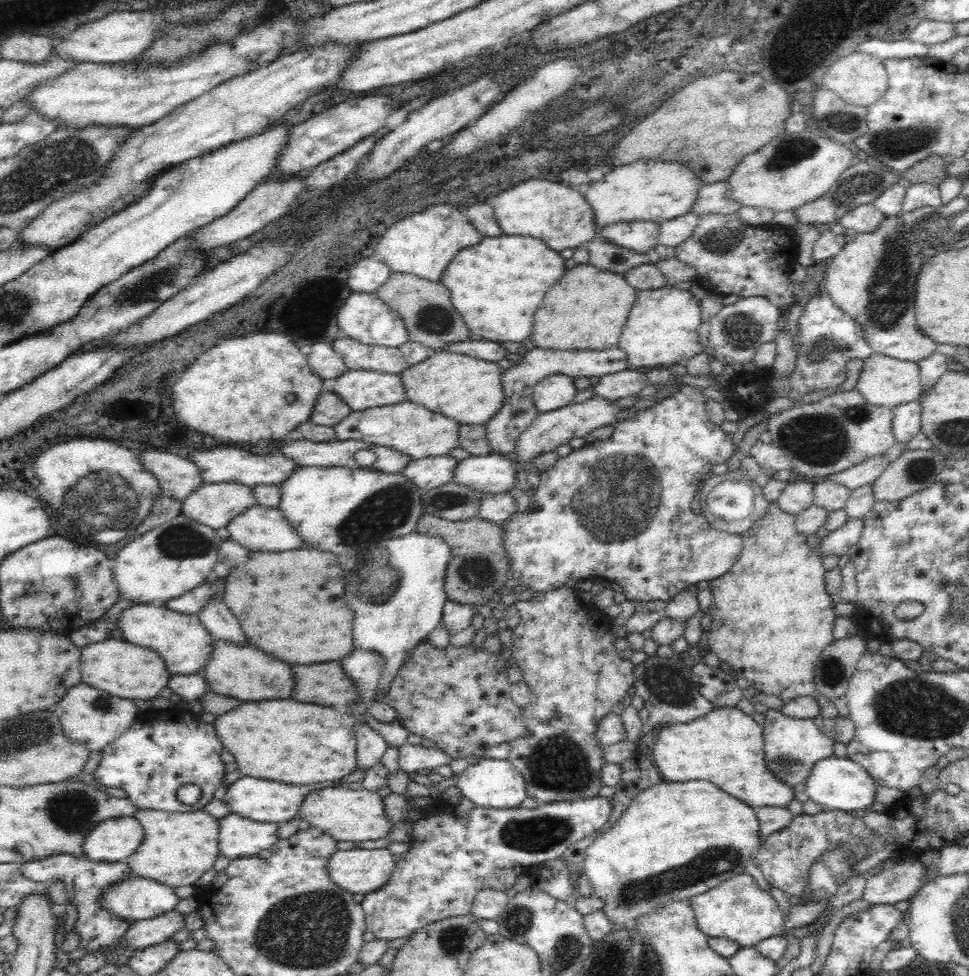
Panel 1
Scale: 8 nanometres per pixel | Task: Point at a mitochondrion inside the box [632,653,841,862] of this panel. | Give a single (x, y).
(783, 763)

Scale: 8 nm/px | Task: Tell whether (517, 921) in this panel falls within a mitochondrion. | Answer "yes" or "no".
yes

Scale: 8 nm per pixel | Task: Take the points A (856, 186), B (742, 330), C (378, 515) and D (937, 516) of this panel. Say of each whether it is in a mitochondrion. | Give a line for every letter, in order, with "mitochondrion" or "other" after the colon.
A: mitochondrion
B: mitochondrion
C: mitochondrion
D: other

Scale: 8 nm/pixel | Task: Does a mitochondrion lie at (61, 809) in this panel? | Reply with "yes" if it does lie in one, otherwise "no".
yes

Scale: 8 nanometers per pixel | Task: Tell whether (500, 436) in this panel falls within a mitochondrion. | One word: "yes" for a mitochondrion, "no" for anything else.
no

